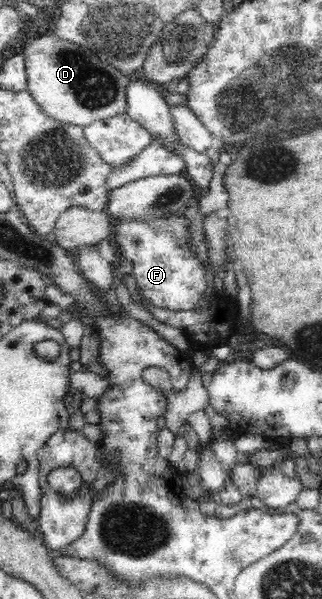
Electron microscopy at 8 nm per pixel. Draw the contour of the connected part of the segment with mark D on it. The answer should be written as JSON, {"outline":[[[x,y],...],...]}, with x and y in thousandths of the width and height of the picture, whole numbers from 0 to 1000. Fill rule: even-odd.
{"outline":[[[127,58],[81,73],[65,87],[81,110],[84,149],[149,195],[177,204],[258,214],[283,204],[323,202],[335,195],[391,189],[391,150],[407,137],[401,127],[366,119],[335,102],[311,98],[289,85],[180,63],[180,58]]]}

